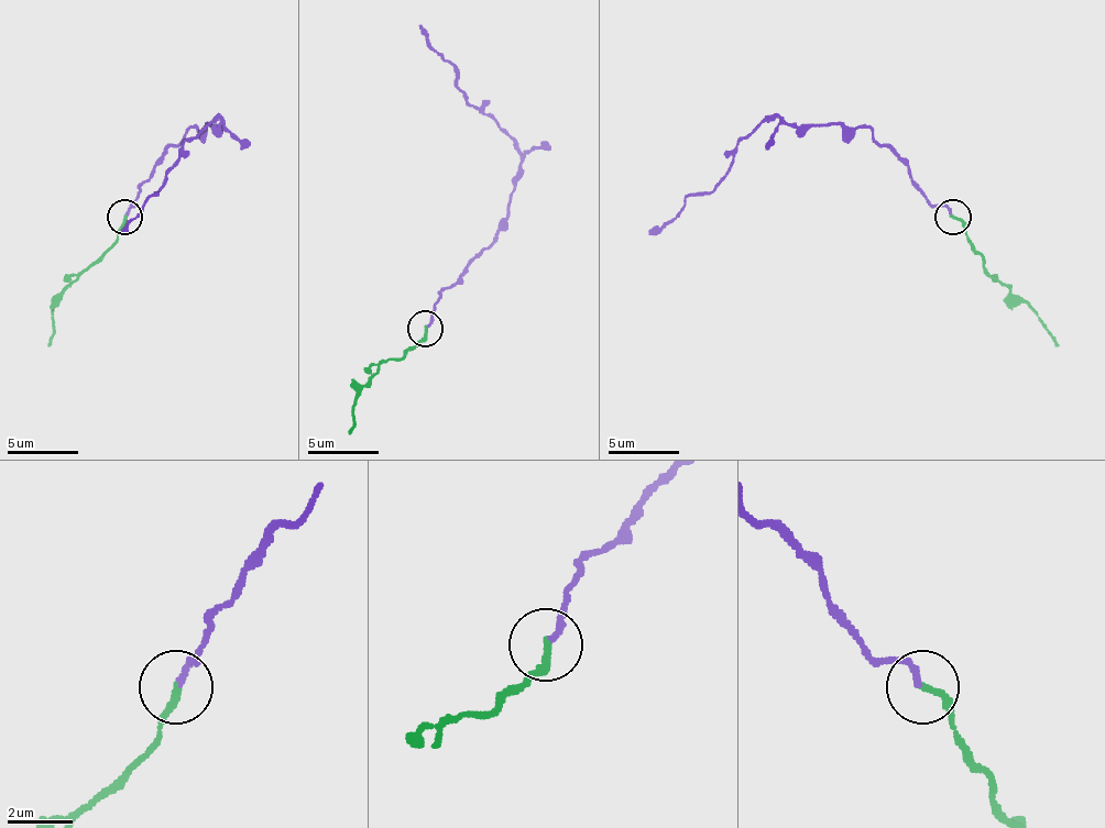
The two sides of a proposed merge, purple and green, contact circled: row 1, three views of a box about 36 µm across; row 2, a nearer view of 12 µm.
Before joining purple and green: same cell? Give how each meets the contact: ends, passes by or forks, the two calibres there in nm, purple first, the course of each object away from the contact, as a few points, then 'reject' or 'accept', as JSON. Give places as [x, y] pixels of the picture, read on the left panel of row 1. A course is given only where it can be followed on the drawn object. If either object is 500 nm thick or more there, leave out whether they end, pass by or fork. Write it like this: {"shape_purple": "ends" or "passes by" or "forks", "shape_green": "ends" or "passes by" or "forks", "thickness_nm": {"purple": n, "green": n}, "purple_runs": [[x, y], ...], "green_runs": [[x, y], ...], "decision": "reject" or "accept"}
{"shape_purple": "ends", "shape_green": "ends", "thickness_nm": {"purple": 180, "green": 240}, "purple_runs": [[128, 218], [138, 186], [188, 129], [203, 129], [220, 121], [209, 121], [184, 146], [166, 178], [120, 235]], "green_runs": [[123, 218], [117, 239], [59, 296], [52, 310], [48, 346]], "decision": "reject"}

